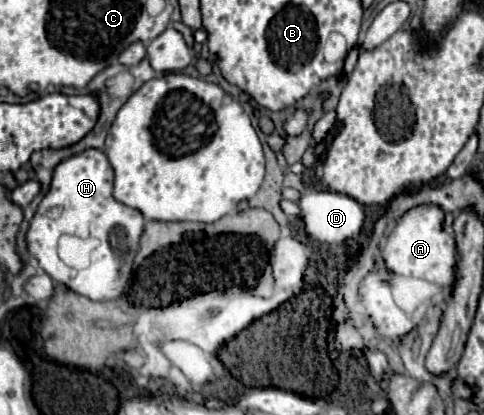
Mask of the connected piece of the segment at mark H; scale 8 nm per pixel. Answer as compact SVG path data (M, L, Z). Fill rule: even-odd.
M88 150L80 156L64 160L64 164L56 166L50 192L40 202L26 234L28 250L36 256L40 268L54 282L62 282L70 290L88 296L90 300L114 300L128 290L132 260L138 246L136 242L140 240L140 234L144 230L144 218L140 216L140 212L114 200L112 180L114 172L102 150ZM64 234L98 240L98 246L90 252L88 266L72 268L60 260L58 240Z

